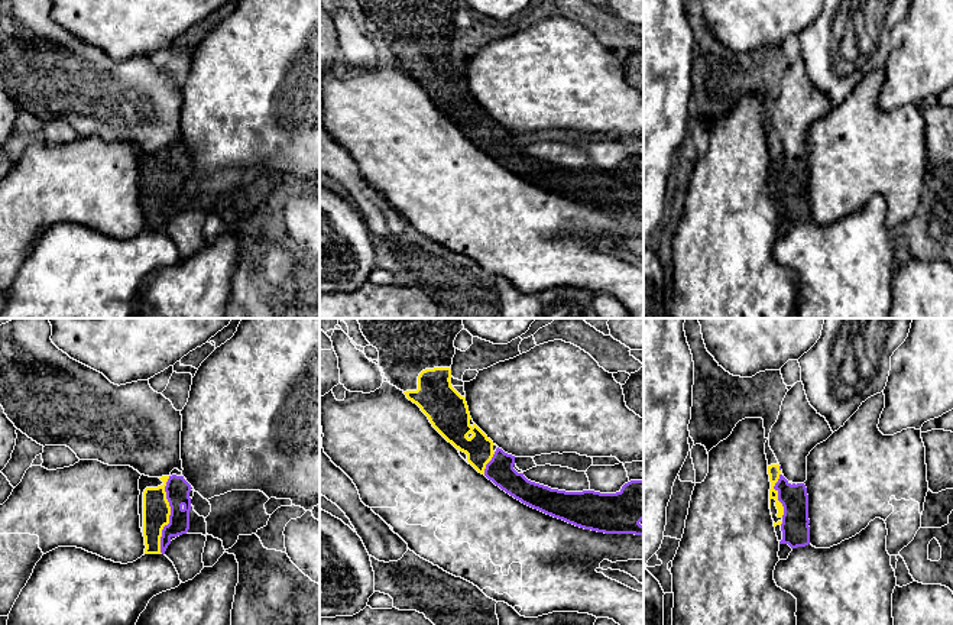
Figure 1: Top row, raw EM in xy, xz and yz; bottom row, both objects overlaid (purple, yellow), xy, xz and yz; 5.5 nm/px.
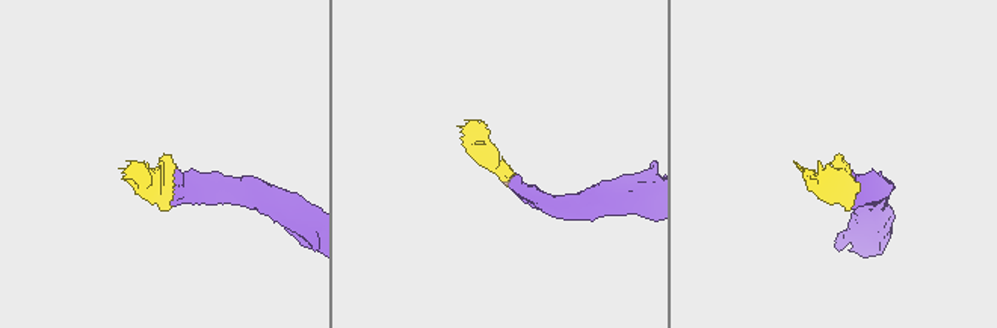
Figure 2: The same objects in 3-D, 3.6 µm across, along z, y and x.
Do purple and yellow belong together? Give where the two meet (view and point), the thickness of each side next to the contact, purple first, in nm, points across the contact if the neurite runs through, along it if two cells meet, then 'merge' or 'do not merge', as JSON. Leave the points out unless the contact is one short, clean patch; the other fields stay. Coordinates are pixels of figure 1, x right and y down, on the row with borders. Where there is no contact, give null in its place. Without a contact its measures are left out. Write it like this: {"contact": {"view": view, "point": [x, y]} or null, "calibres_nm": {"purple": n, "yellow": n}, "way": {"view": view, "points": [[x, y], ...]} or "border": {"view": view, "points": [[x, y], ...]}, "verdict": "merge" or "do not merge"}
{"contact": {"view": "xy", "point": [169, 515]}, "calibres_nm": {"purple": 130, "yellow": 150}, "way": {"view": "xy", "points": [[177, 488], [169, 496], [169, 515], [156, 509]]}, "verdict": "merge"}

